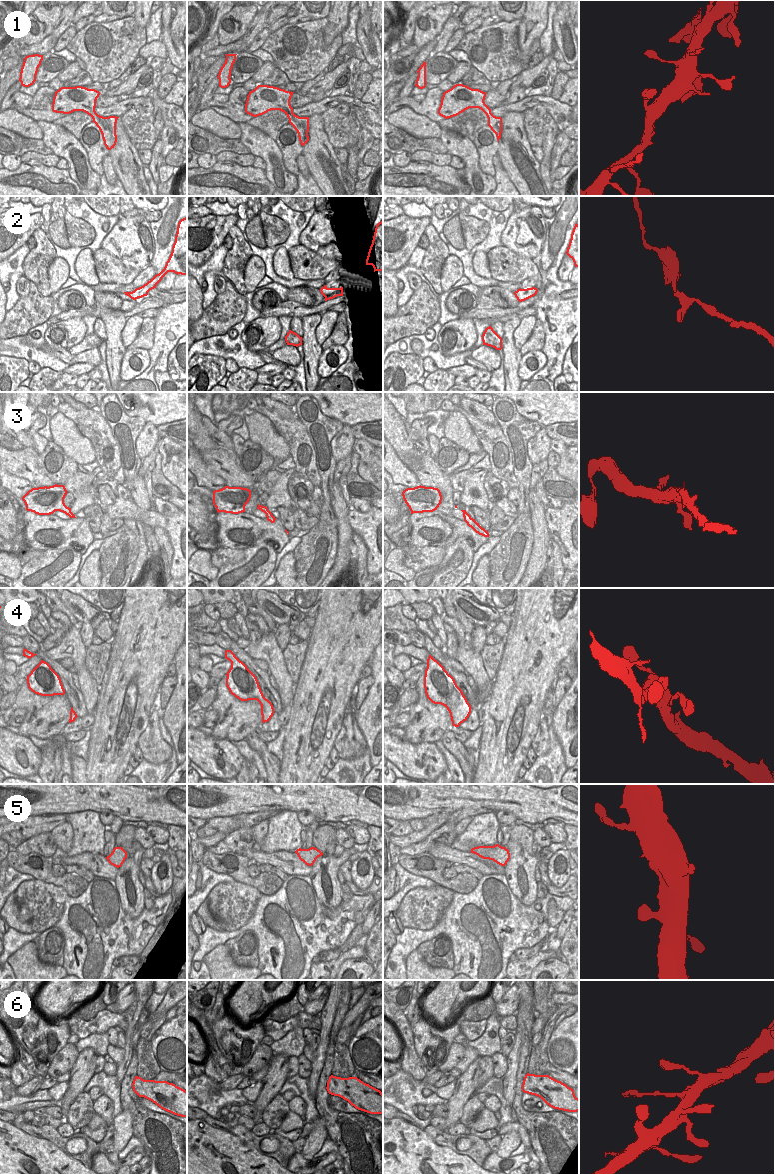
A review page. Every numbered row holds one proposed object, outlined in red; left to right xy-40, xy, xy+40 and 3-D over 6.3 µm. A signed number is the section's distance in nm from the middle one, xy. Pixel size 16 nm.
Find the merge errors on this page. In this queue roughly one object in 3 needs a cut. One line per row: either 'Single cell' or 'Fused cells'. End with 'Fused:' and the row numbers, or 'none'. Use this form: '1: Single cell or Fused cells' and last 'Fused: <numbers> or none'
1: Single cell
2: Single cell
3: Single cell
4: Single cell
5: Single cell
6: Single cell
Fused: none.

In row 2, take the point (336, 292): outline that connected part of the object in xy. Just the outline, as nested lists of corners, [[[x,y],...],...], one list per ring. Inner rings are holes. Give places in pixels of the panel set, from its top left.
[[[324,285],[320,289],[321,294],[325,297],[325,301],[333,299],[337,296],[343,296],[343,287],[341,288],[328,288]]]

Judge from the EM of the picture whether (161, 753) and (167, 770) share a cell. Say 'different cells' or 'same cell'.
different cells

